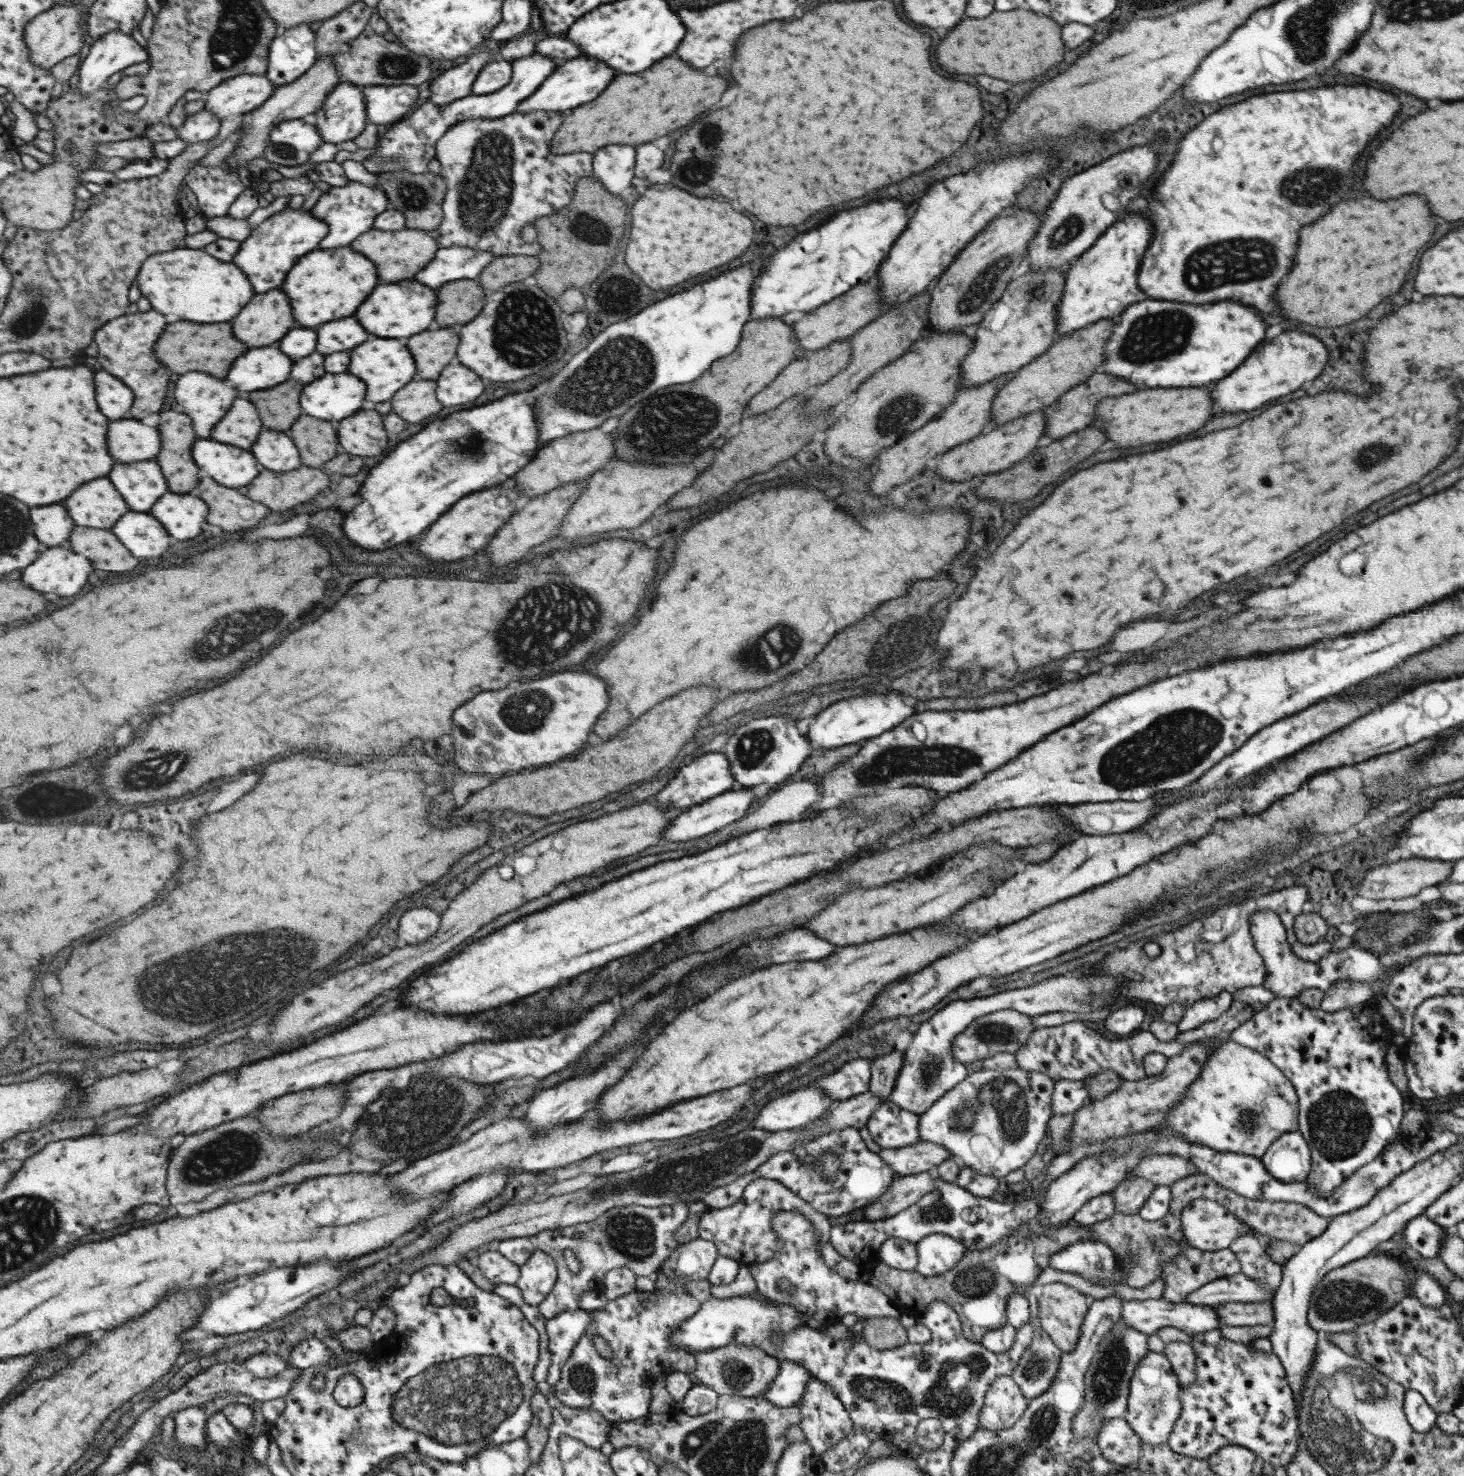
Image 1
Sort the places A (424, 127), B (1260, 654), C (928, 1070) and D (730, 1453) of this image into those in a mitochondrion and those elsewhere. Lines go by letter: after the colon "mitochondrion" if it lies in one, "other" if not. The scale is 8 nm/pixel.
A: other
B: other
C: mitochondrion
D: mitochondrion

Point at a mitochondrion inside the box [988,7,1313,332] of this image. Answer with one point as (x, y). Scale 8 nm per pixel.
(1241, 260)

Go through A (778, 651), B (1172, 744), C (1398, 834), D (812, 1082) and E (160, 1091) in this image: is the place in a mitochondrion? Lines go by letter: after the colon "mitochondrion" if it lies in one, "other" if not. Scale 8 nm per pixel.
A: mitochondrion
B: mitochondrion
C: other
D: other
E: other

